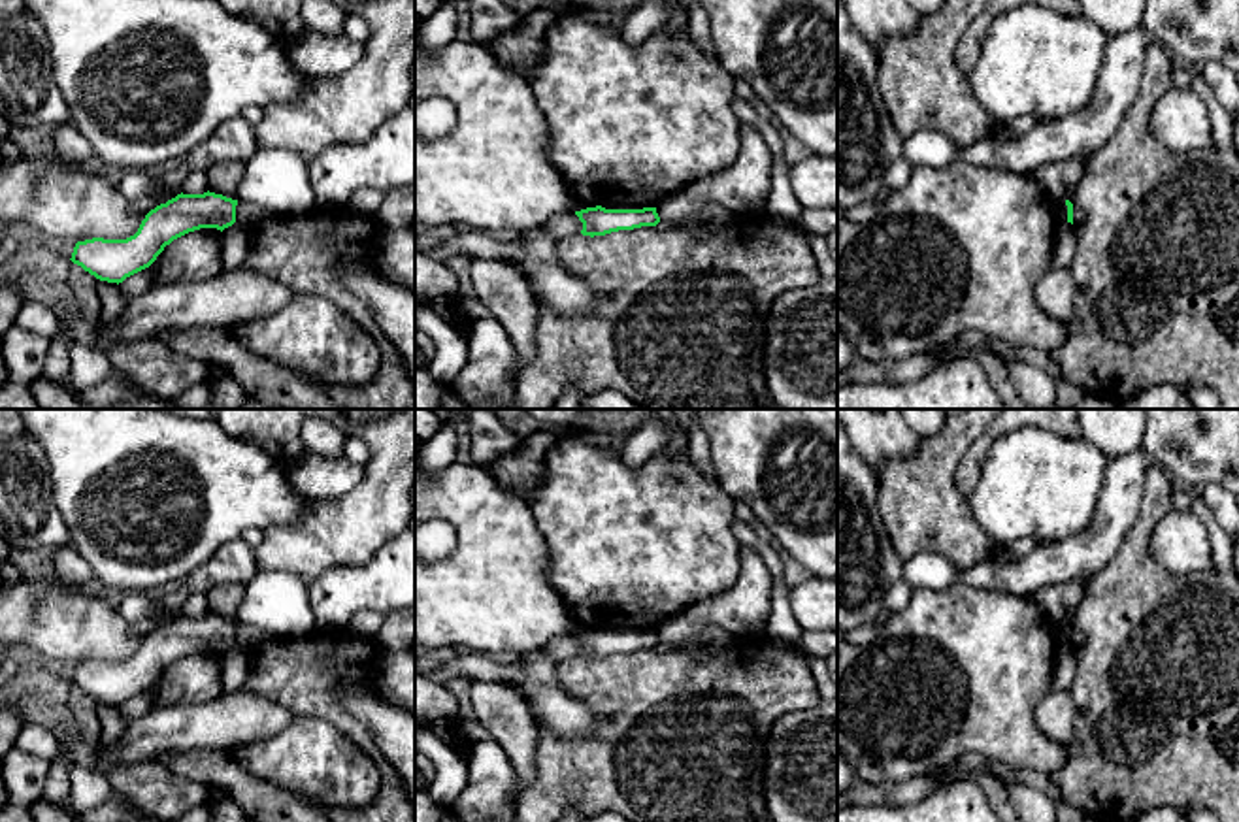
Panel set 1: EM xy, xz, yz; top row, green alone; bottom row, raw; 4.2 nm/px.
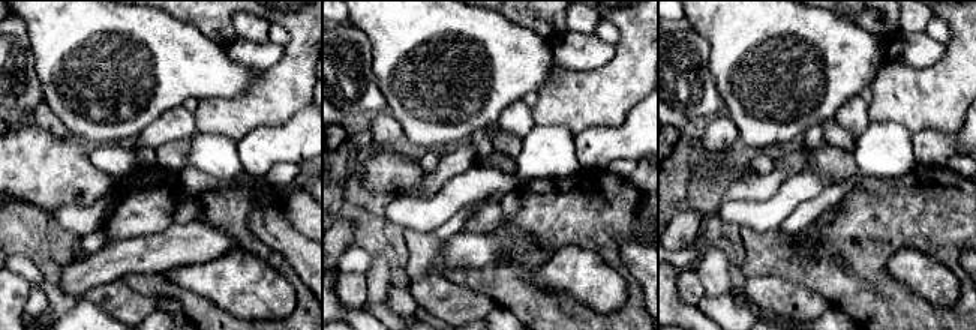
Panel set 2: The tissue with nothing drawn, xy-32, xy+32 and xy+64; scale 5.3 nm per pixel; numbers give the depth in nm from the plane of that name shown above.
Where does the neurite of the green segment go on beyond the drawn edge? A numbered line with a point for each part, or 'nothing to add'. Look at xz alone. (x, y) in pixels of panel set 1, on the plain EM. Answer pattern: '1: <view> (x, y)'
nothing to add

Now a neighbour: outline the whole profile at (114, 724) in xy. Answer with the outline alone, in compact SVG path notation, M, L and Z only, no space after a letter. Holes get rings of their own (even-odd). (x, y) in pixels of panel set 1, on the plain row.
M100 705L100 722L102 722L102 745L113 747L124 737L124 732L128 730L130 722L121 715L117 705Z

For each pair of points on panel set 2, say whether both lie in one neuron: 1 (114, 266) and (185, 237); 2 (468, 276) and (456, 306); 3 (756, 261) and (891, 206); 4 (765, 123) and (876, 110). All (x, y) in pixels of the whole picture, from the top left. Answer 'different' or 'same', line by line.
1: same
2: different
3: same
4: different

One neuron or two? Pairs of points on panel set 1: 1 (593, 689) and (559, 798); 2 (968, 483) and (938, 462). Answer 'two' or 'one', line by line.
1: one
2: two

